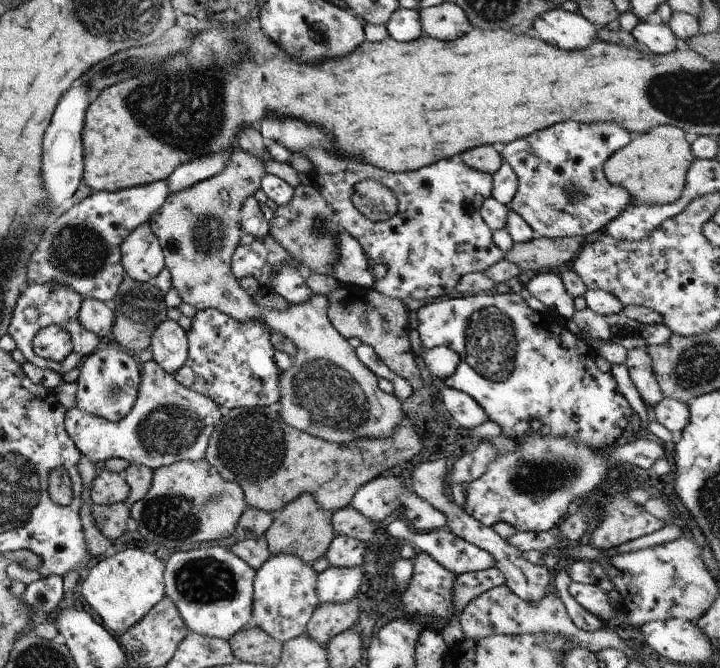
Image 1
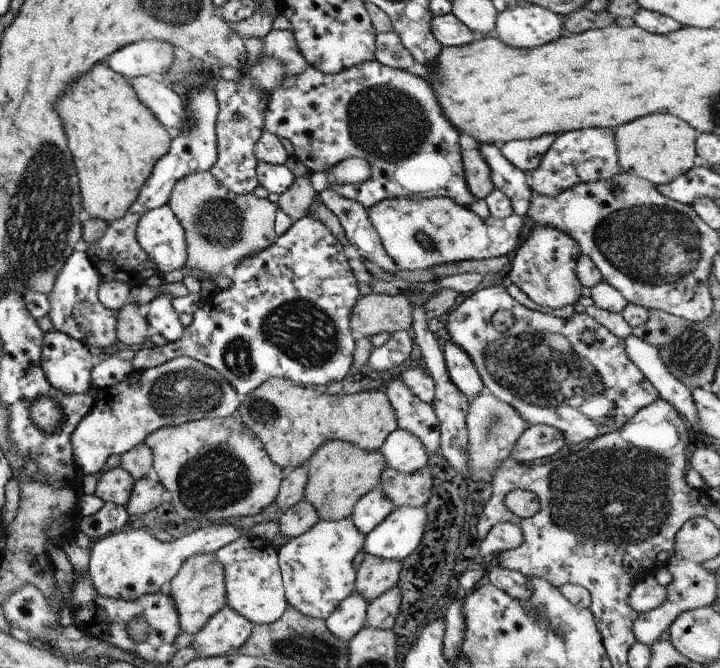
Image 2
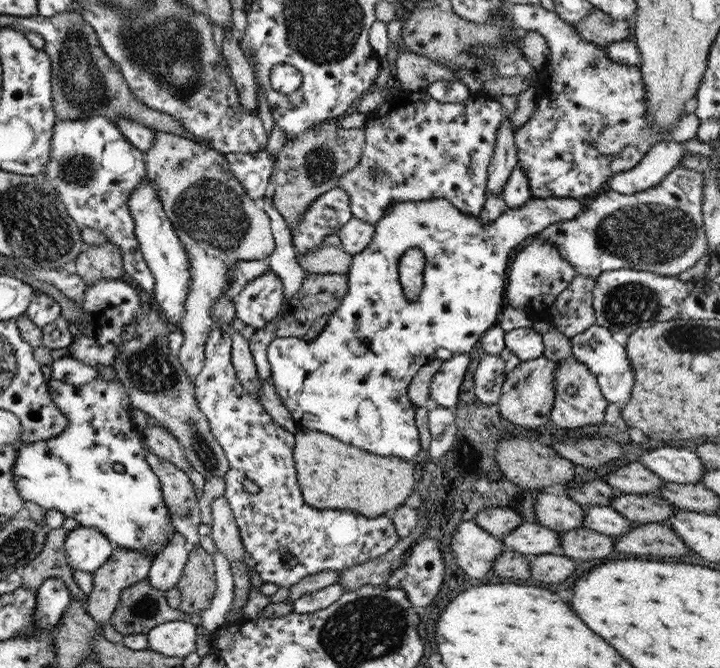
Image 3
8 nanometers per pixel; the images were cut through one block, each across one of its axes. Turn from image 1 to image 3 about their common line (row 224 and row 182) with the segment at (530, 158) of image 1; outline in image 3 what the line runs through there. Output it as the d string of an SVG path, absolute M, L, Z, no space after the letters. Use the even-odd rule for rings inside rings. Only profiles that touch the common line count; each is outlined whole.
M508 3L504 10L490 10L489 24L503 19L507 19L517 33L526 30L538 32L548 46L547 66L545 63L541 68L544 75L534 83L535 112L513 133L517 165L527 177L531 198L578 198L597 194L607 187L607 179L612 174L635 166L658 140L664 138L677 143L693 138L699 126L692 111L694 102L688 102L689 112L681 115L668 133L654 129L646 115L644 82L637 66L613 62L601 47L581 38L557 13L545 10L540 4Z

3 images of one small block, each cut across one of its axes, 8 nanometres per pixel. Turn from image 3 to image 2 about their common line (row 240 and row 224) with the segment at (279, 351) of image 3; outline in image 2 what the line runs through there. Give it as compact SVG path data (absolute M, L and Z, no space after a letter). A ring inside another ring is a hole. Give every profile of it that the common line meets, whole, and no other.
M399 197L380 200L377 204L366 210L367 218L379 237L383 250L393 261L396 270L425 270L434 268L440 264L458 263L469 259L486 260L490 258L505 256L507 252L516 250L519 244L519 230L521 230L521 218L519 215L511 214L502 219L491 216L482 219L470 208L461 206L447 197ZM417 234L428 238L430 247L423 248L416 239Z

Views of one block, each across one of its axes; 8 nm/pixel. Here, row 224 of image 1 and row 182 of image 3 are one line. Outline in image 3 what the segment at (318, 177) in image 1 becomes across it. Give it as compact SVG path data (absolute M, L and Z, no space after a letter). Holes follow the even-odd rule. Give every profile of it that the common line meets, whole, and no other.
M402 89L385 98L375 110L366 113L366 119L361 126L364 132L364 145L359 162L345 174L339 177L337 187L341 187L347 193L349 206L353 217L360 221L371 223L373 226L396 202L417 202L427 199L445 199L450 202L460 213L477 217L486 201L487 167L494 149L494 134L503 116L503 107L493 98L484 95L472 95L461 103L443 103L433 100L425 90L407 91Z

